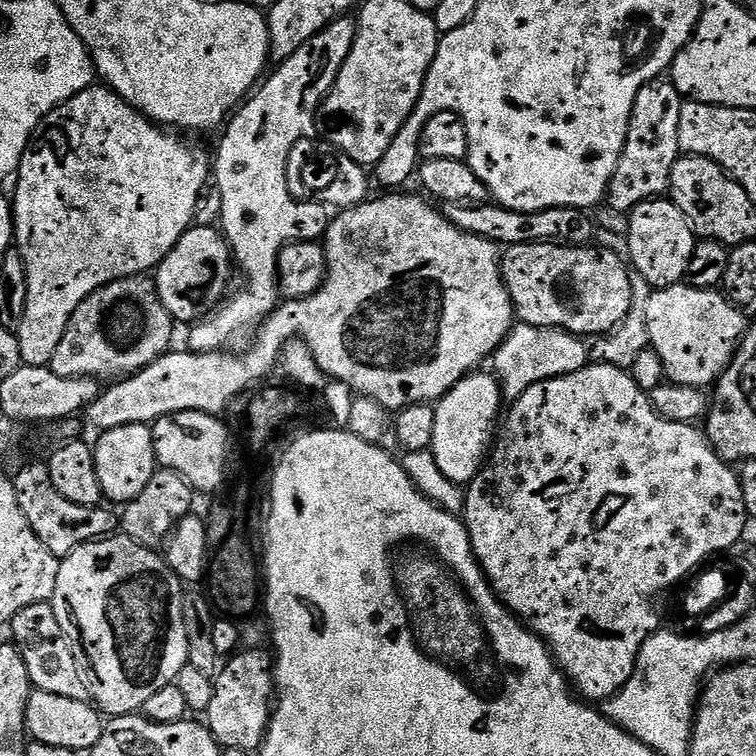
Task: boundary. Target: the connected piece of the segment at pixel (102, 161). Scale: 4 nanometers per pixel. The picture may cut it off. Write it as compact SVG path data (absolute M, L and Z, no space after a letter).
M93 86L82 90L82 94L74 94L74 98L70 98L66 102L62 102L60 105L52 111L43 122L37 126L36 133L32 135L32 140L28 144L28 149L24 152L24 157L20 163L20 171L15 177L14 185L16 184L16 196L11 197L12 202L12 221L16 223L16 231L14 233L14 244L18 251L22 254L24 259L24 265L26 266L26 278L28 279L28 301L26 302L26 318L22 318L22 326L19 330L20 345L22 346L22 358L25 364L30 366L42 366L43 368L49 367L54 358L54 350L58 350L58 342L62 342L62 334L66 334L66 326L70 322L70 318L74 314L74 310L78 310L78 306L82 306L82 302L86 302L86 298L90 298L90 294L94 294L102 286L106 286L110 282L115 280L121 280L122 278L130 278L131 276L142 276L151 273L153 270L159 268L161 262L163 262L167 256L174 250L174 246L182 238L182 234L186 234L188 229L193 227L194 221L192 220L196 216L196 207L200 204L200 195L204 192L204 187L209 187L210 184L210 152L207 152L200 144L191 144L188 140L183 140L180 136L171 136L171 131L165 130L161 125L152 123L151 120L147 120L137 108L131 108L129 104L123 100L119 94L112 91L107 86Z

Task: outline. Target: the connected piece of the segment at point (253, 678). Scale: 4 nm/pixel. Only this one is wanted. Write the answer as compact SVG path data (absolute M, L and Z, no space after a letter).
M246 648L237 651L219 669L215 677L214 698L206 713L206 727L212 731L221 749L246 750L252 754L263 744L264 735L268 732L268 721L272 718L274 660L260 648Z

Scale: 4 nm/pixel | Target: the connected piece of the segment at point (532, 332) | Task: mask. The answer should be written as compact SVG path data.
M517 323L494 353L494 375L500 383L500 395L505 401L517 400L530 386L553 380L566 374L574 374L588 367L589 345L581 337L563 332L560 328L535 328Z

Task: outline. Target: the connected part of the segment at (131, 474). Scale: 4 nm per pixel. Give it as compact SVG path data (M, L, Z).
M131 424L103 429L97 436L100 437L94 440L92 453L94 466L98 466L98 482L102 482L105 501L116 506L129 504L138 498L138 494L142 494L142 489L158 470L152 429L146 424Z

